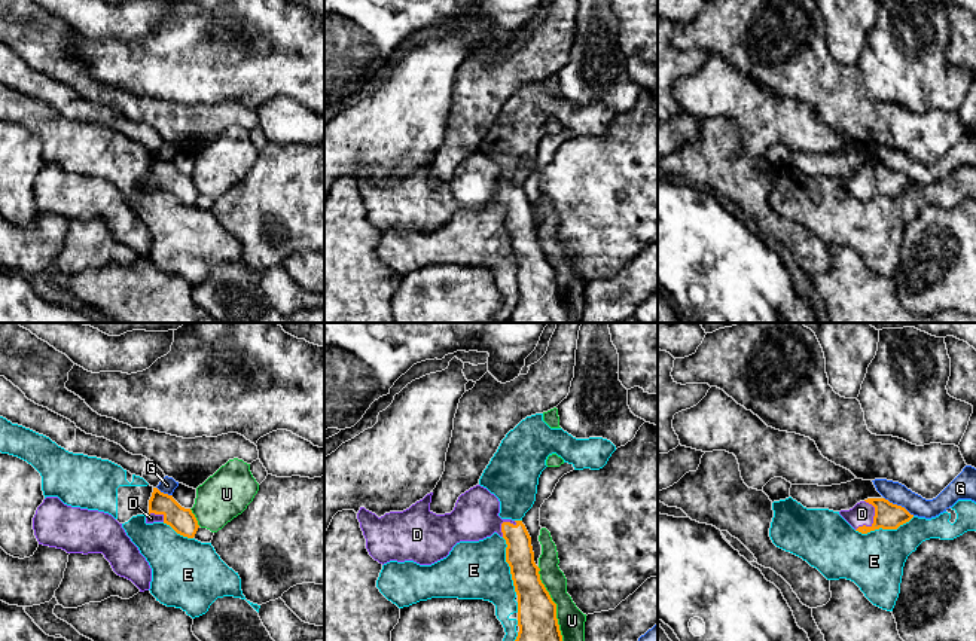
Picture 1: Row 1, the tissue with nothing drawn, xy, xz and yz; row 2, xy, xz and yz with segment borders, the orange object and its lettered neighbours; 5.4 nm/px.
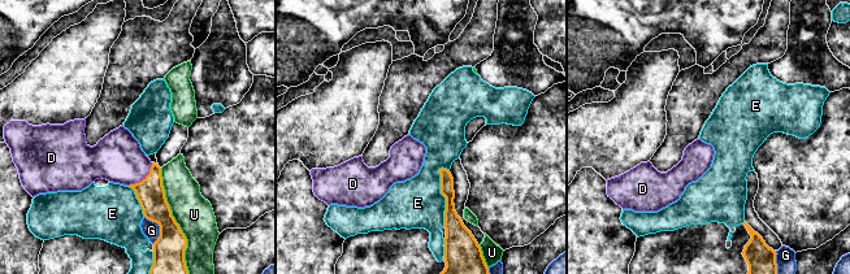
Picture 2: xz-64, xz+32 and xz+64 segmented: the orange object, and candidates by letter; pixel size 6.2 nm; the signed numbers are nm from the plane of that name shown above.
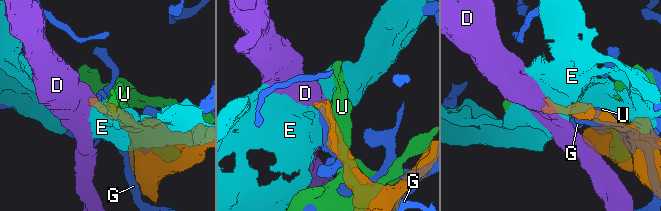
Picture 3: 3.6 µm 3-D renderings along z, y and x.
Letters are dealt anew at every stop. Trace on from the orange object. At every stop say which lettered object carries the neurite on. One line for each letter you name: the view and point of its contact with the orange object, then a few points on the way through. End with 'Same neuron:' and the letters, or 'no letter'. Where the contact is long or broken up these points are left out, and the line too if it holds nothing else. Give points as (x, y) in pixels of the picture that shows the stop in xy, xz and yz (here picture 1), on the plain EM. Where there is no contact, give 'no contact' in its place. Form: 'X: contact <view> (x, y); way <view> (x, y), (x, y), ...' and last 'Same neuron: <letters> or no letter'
D: contact yz (874, 186); way yz (888, 183), (874, 186), (862, 180)
Same neuron: D

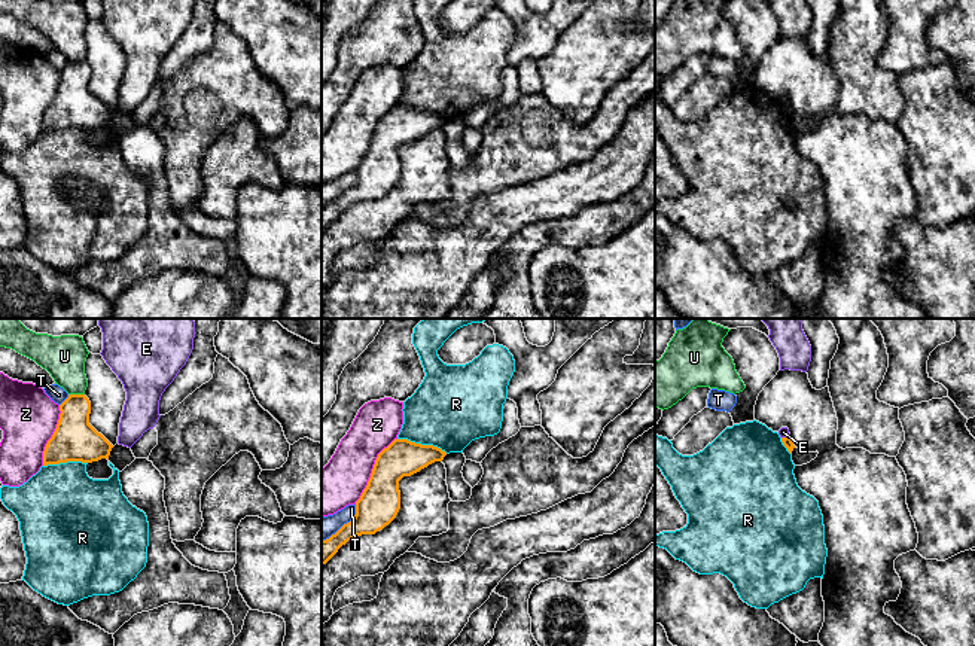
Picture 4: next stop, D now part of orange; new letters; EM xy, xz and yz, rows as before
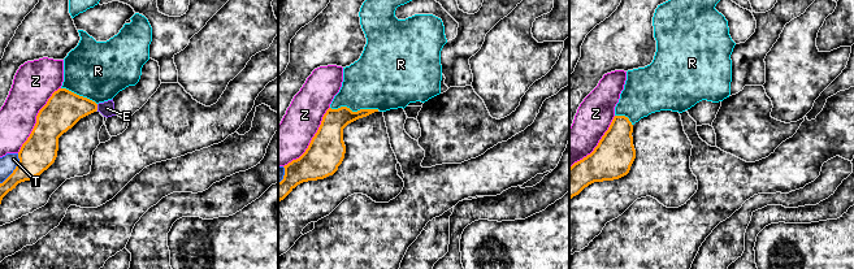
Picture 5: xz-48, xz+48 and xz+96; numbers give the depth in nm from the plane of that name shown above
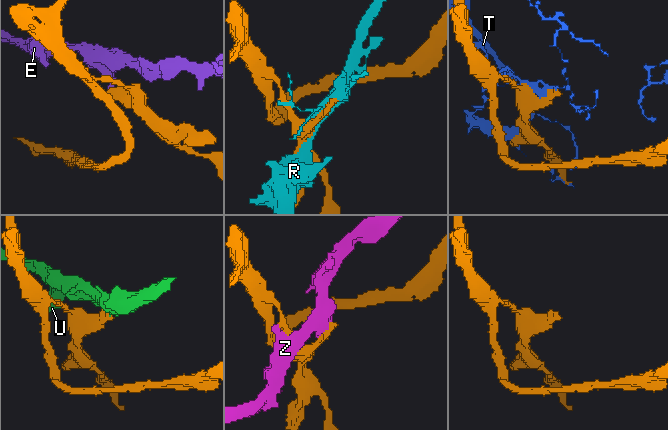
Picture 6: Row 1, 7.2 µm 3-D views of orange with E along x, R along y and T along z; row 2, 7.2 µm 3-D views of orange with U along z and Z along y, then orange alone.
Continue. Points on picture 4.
Same neuron: no letter

